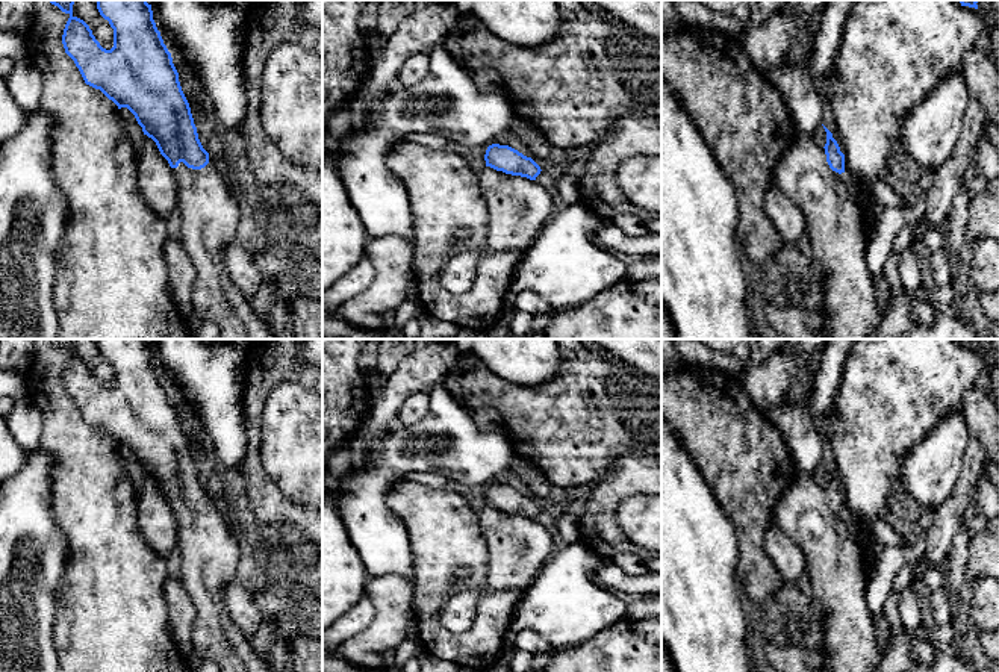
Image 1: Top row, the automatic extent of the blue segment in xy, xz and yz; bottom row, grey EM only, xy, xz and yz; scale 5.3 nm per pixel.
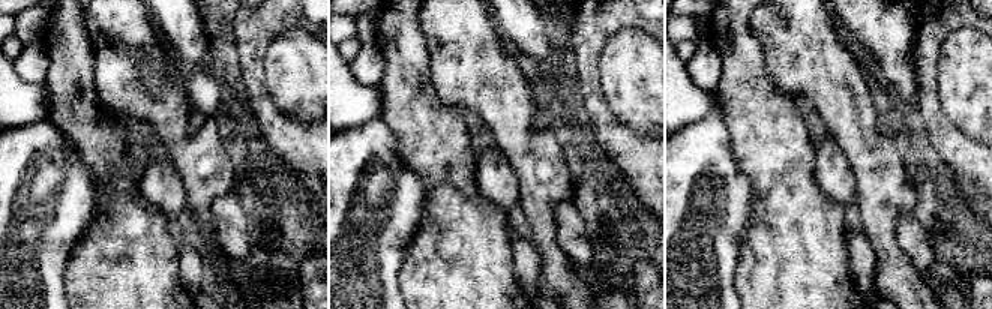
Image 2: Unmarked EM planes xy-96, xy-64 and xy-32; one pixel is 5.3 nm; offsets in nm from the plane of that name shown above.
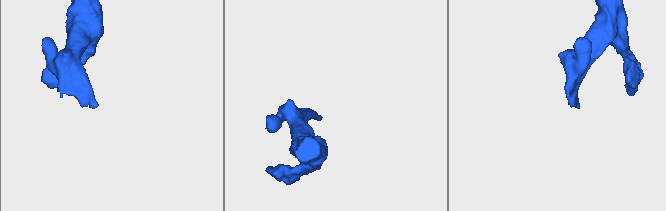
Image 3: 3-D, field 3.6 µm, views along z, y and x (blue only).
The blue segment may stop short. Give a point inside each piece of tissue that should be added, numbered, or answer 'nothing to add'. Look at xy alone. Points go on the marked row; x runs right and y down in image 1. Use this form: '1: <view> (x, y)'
1: xy (209, 215)

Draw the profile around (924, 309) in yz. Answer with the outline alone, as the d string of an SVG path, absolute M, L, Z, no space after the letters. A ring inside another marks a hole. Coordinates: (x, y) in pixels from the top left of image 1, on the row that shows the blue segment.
M907 294L907 297L919 321L925 325L932 325L934 324L932 301L914 298L911 294Z

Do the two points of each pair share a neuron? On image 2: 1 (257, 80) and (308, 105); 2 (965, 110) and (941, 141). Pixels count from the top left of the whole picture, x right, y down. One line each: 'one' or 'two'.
1: two
2: two

